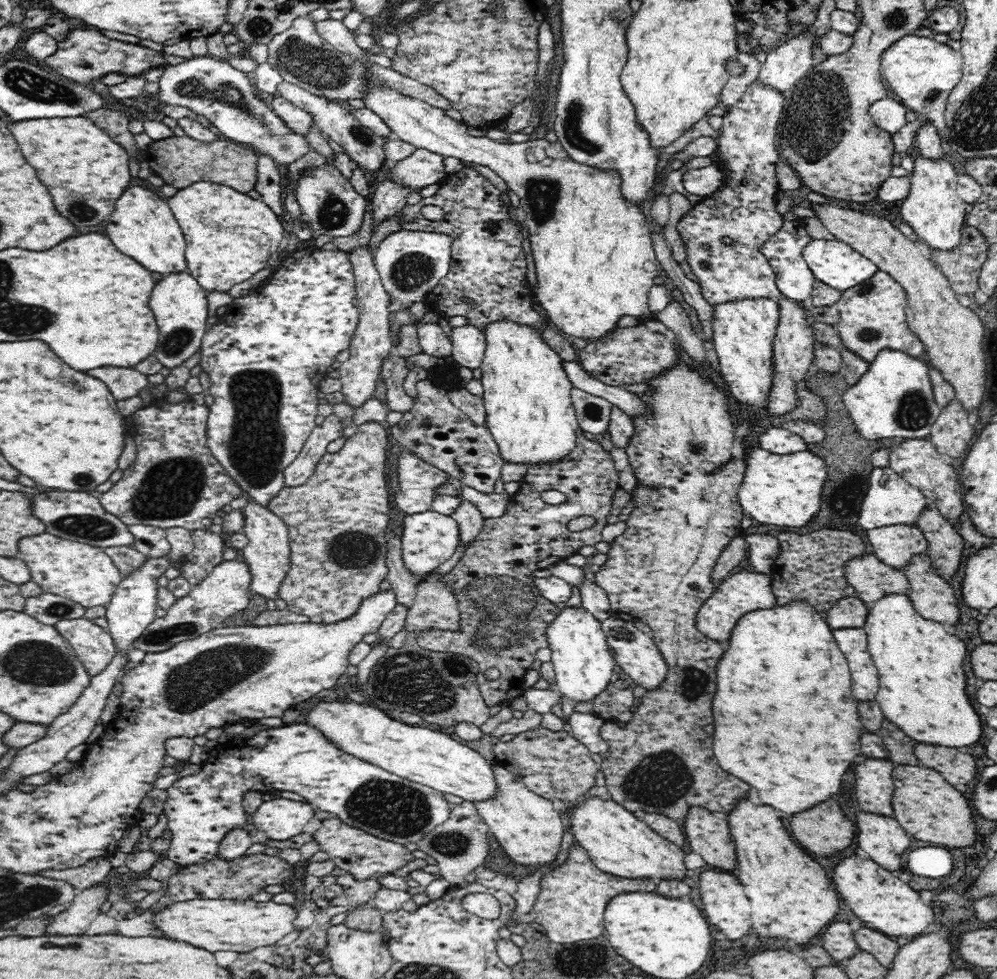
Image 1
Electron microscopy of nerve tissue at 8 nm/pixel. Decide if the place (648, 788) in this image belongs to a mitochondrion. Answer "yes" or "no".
yes

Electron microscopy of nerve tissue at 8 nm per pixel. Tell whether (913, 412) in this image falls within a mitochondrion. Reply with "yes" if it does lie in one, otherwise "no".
yes

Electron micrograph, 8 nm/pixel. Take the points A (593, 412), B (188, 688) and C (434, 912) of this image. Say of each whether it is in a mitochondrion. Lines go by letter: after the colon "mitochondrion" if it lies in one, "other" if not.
A: mitochondrion
B: mitochondrion
C: other

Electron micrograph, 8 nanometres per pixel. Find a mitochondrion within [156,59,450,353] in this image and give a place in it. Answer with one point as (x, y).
(230, 95)

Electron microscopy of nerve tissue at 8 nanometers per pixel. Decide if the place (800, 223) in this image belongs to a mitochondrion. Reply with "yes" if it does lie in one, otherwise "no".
no

